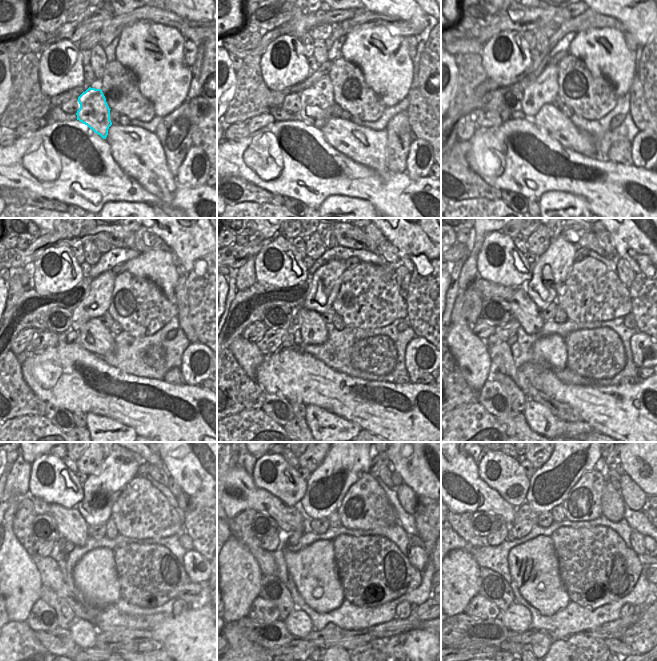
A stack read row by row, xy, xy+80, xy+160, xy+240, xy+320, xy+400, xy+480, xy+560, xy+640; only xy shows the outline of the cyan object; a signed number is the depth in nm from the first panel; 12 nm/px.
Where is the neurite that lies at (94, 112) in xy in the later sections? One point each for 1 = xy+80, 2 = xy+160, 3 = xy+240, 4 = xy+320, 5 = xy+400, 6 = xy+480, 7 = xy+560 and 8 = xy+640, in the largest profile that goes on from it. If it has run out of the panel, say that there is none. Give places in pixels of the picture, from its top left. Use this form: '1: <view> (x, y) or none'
1: xy+80 (317, 101)
2: xy+160 (544, 89)
3: xy+240 (96, 303)
4: xy+320 (324, 285)
5: xy+400 (551, 269)
6: xy+480 (102, 488)
7: xy+560 (346, 462)
8: xy+640 (549, 486)

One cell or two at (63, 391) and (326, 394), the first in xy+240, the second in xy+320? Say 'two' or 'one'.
one

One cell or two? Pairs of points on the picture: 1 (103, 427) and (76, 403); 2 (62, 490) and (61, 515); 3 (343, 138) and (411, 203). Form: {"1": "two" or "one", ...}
{"1": "two", "2": "two", "3": "two"}

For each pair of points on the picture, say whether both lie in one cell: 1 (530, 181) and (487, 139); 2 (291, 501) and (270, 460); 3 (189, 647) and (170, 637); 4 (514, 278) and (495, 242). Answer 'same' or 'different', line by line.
1: same
2: same
3: same
4: same

